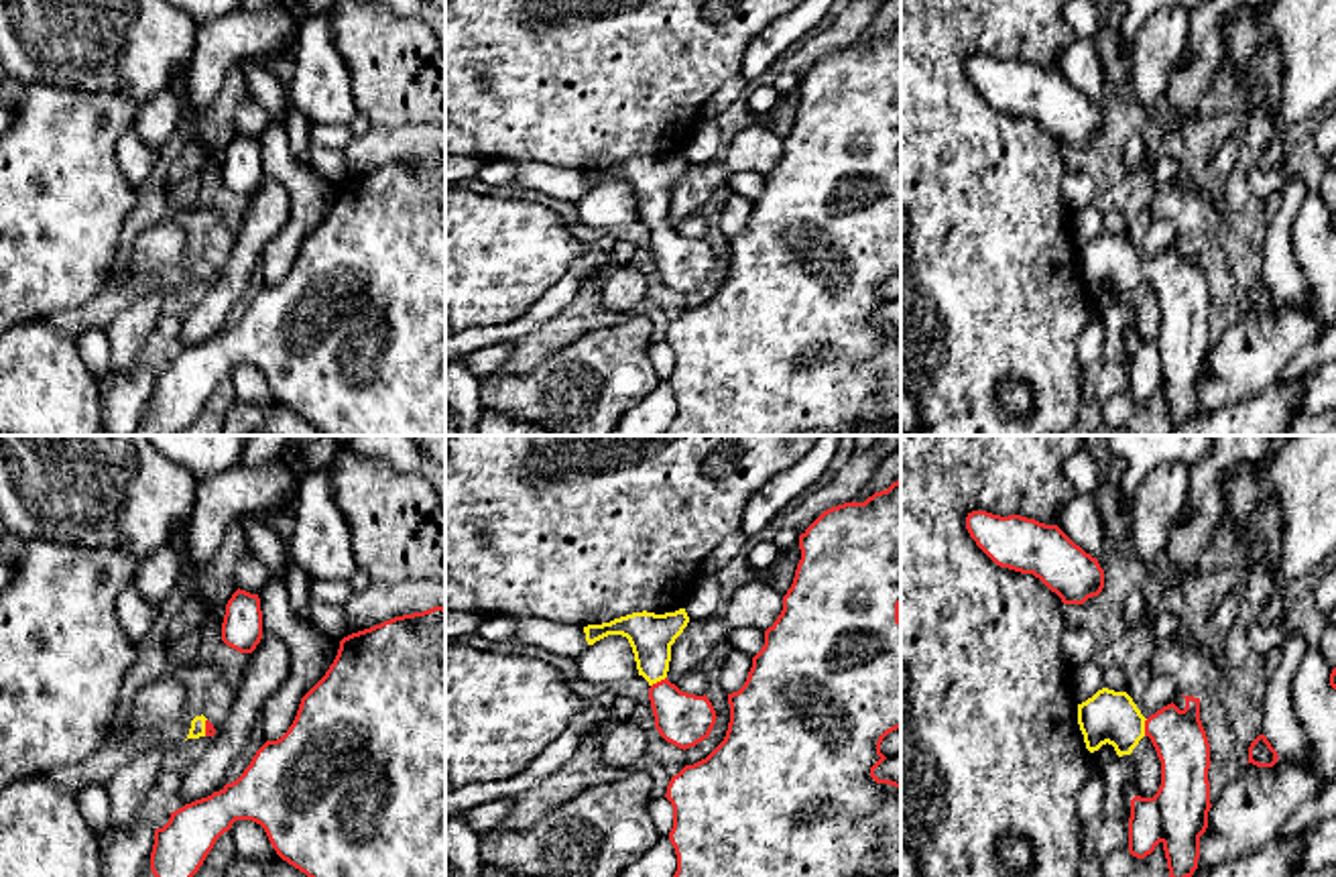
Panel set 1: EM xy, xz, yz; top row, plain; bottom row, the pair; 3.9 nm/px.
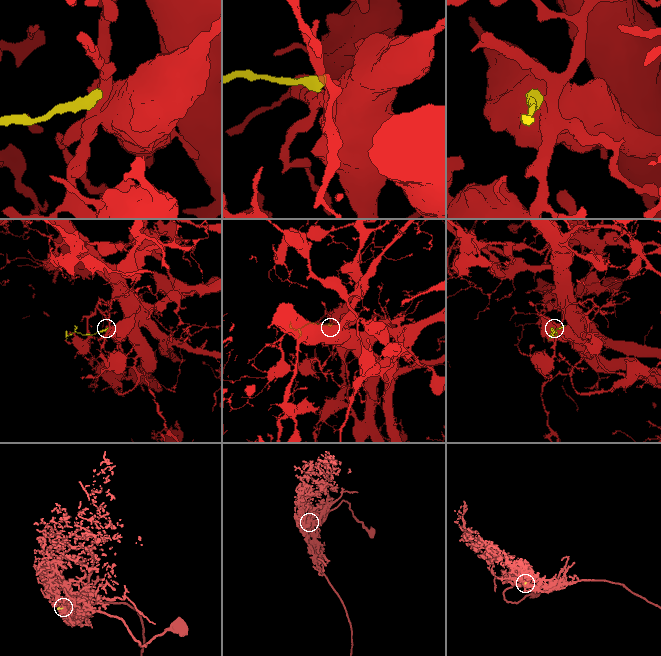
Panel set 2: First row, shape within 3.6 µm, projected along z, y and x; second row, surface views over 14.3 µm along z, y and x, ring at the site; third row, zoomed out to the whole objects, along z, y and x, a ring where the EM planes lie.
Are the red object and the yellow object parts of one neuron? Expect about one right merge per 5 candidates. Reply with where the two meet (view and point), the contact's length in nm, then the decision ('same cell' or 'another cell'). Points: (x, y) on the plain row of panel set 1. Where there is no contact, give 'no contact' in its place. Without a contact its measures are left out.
yz (1145, 271) | 70 nm | same cell

